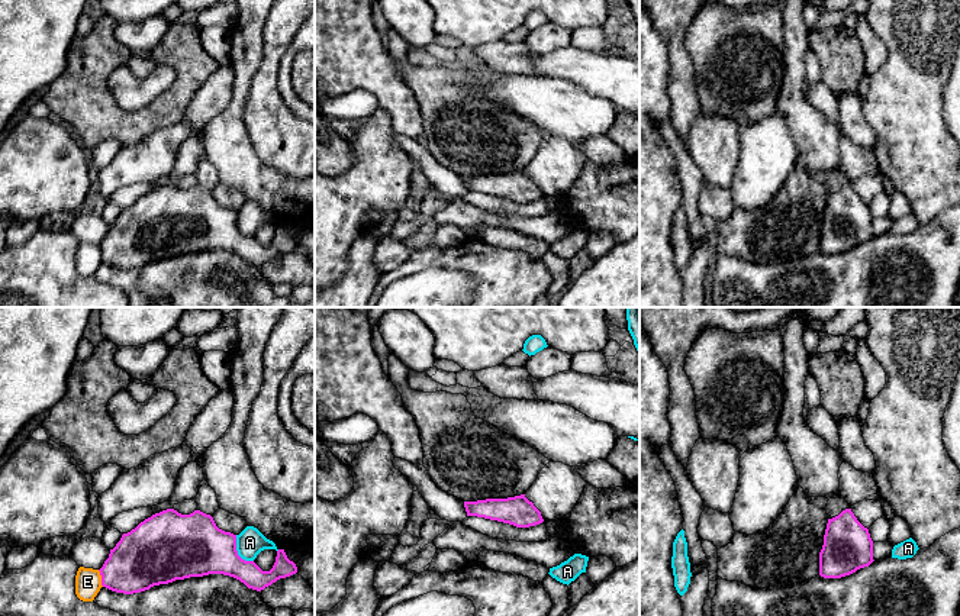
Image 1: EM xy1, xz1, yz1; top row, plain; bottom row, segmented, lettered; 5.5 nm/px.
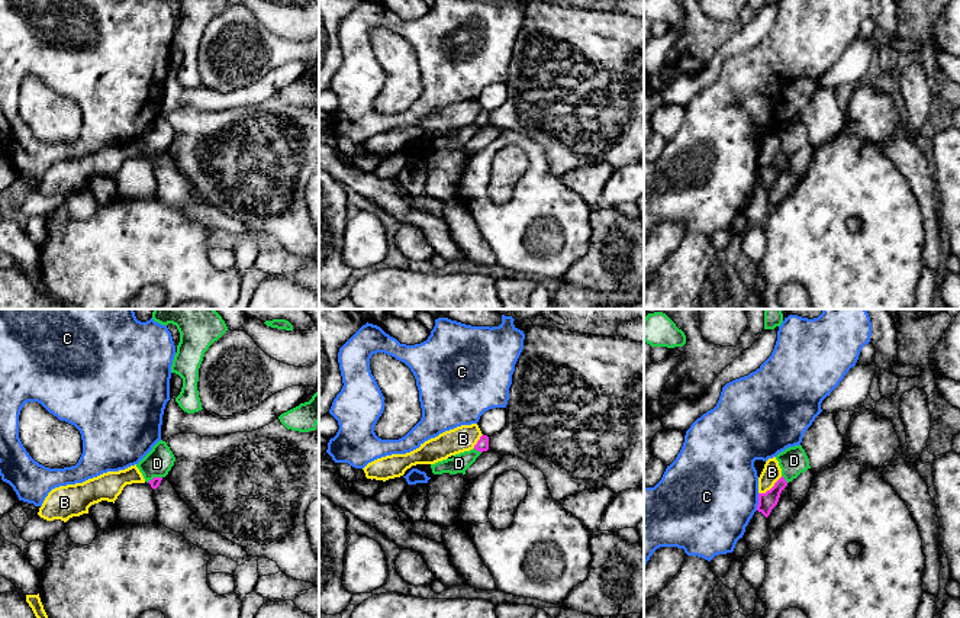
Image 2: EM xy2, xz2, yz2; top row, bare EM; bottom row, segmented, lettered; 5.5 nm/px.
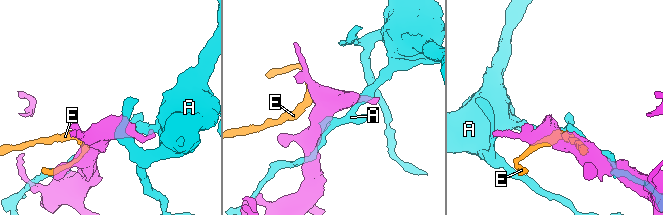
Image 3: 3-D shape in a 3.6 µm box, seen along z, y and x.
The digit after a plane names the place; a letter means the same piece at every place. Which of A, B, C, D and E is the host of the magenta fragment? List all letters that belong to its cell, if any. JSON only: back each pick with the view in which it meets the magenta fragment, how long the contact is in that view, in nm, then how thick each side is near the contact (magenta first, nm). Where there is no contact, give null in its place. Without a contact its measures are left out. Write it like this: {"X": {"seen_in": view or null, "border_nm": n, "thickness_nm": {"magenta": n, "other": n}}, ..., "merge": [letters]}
{"merge": []}

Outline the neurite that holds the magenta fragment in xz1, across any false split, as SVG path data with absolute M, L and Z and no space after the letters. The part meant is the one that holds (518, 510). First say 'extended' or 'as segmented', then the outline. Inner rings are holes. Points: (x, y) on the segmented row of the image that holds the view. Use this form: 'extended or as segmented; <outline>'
as segmented; M525 494L508 499L464 501L464 507L467 516L497 520L516 528L529 528L544 522L541 512L525 497Z

